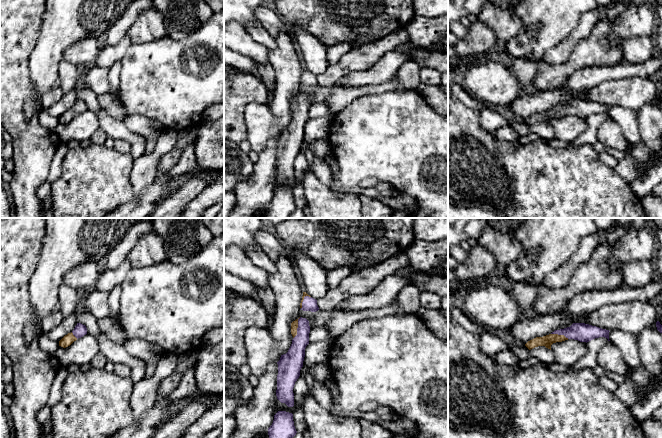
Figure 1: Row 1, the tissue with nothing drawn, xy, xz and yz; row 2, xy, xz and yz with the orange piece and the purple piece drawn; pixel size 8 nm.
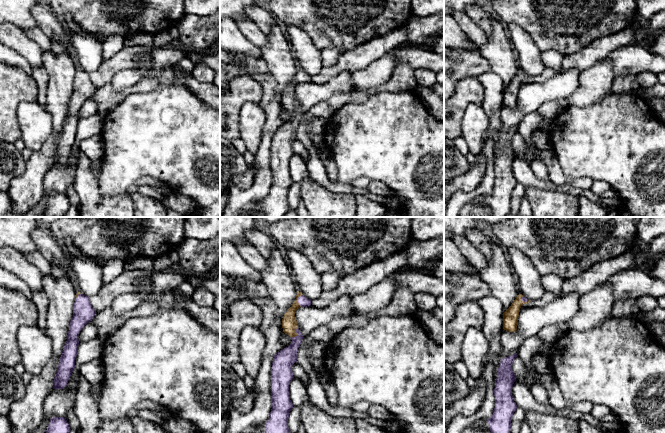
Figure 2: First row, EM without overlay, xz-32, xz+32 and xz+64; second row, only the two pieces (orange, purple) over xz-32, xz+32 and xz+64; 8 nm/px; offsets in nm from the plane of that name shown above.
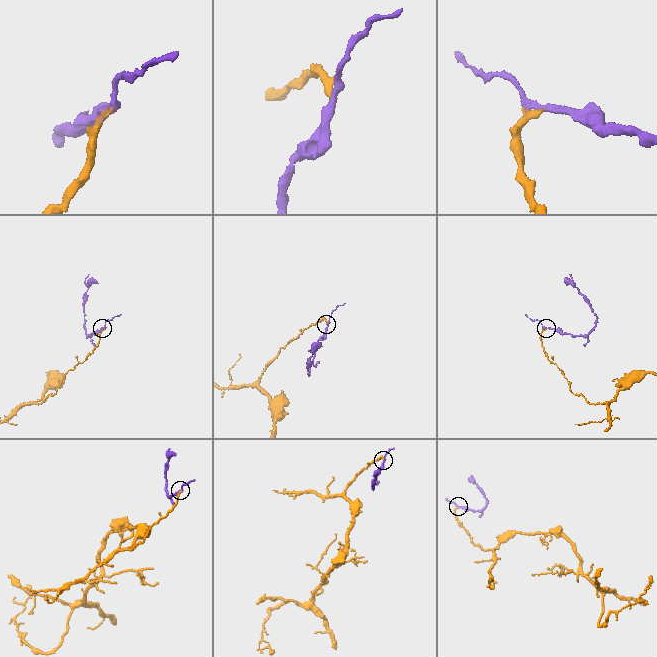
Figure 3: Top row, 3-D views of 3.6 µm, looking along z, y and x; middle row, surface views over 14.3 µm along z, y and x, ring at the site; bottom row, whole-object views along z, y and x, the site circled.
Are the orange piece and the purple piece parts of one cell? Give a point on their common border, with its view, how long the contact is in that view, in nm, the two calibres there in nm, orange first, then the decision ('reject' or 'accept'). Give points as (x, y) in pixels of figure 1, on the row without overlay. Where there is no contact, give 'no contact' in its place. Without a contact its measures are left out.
xz (297, 103) | 190 nm | 60/150 nm | accept

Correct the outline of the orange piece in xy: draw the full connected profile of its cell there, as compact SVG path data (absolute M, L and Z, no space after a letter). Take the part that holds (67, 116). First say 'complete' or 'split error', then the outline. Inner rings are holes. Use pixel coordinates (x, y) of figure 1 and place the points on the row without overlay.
split error; M77 99L74 106L71 109L68 109L65 111L60 117L59 122L66 124L70 122L74 117L76 117L78 114L83 113L87 110L87 104L85 101L81 99Z

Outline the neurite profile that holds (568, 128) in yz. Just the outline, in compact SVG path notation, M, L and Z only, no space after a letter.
M574 115L556 118L551 121L551 127L557 140L572 142L588 127L587 120Z

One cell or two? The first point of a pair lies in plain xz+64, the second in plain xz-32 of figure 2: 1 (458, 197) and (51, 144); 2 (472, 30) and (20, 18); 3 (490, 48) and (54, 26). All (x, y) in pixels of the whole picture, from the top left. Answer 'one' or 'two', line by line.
1: one
2: two
3: two

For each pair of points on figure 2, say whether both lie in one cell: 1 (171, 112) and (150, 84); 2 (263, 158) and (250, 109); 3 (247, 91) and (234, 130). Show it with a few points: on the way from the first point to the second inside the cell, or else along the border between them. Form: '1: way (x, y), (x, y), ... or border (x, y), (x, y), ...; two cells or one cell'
1: border (159, 83), (152, 90), (131, 94); two cells
2: border (260, 146), (255, 154); two cells
3: way (237, 101), (233, 105), (233, 120); one cell

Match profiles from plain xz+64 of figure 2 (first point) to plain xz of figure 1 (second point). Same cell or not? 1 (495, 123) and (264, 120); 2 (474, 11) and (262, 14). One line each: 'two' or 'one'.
1: two
2: one

